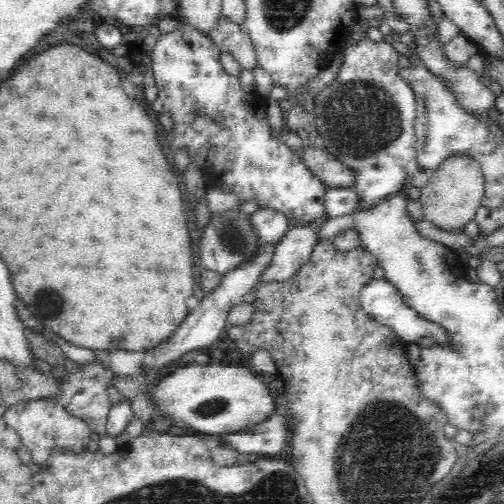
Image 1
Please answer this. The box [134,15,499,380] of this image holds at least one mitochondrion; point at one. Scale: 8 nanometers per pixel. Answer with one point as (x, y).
(359, 120)

